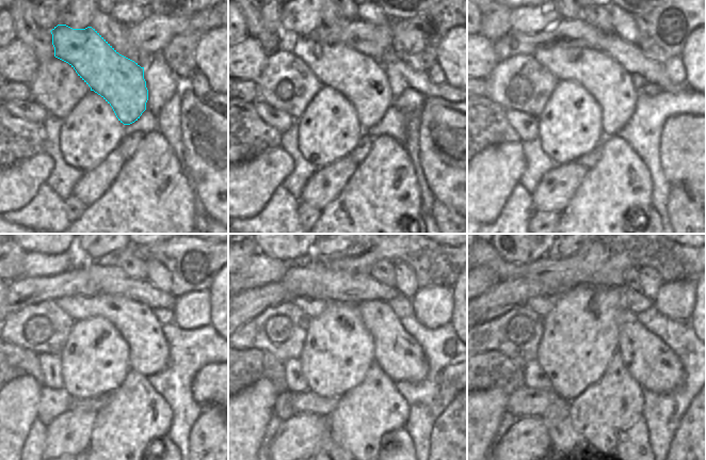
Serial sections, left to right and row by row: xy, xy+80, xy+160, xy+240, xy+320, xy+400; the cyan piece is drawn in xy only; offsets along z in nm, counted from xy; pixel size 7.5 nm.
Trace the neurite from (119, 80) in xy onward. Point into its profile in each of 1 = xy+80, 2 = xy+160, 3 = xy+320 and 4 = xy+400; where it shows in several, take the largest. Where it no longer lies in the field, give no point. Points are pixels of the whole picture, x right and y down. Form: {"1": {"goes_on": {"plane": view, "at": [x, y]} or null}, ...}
{"1": {"goes_on": {"plane": "xy+80", "at": [363, 80]}}, "2": {"goes_on": {"plane": "xy+160", "at": [605, 79]}}, "3": {"goes_on": {"plane": "xy+320", "at": [400, 357]}}, "4": {"goes_on": {"plane": "xy+400", "at": [651, 362]}}}

